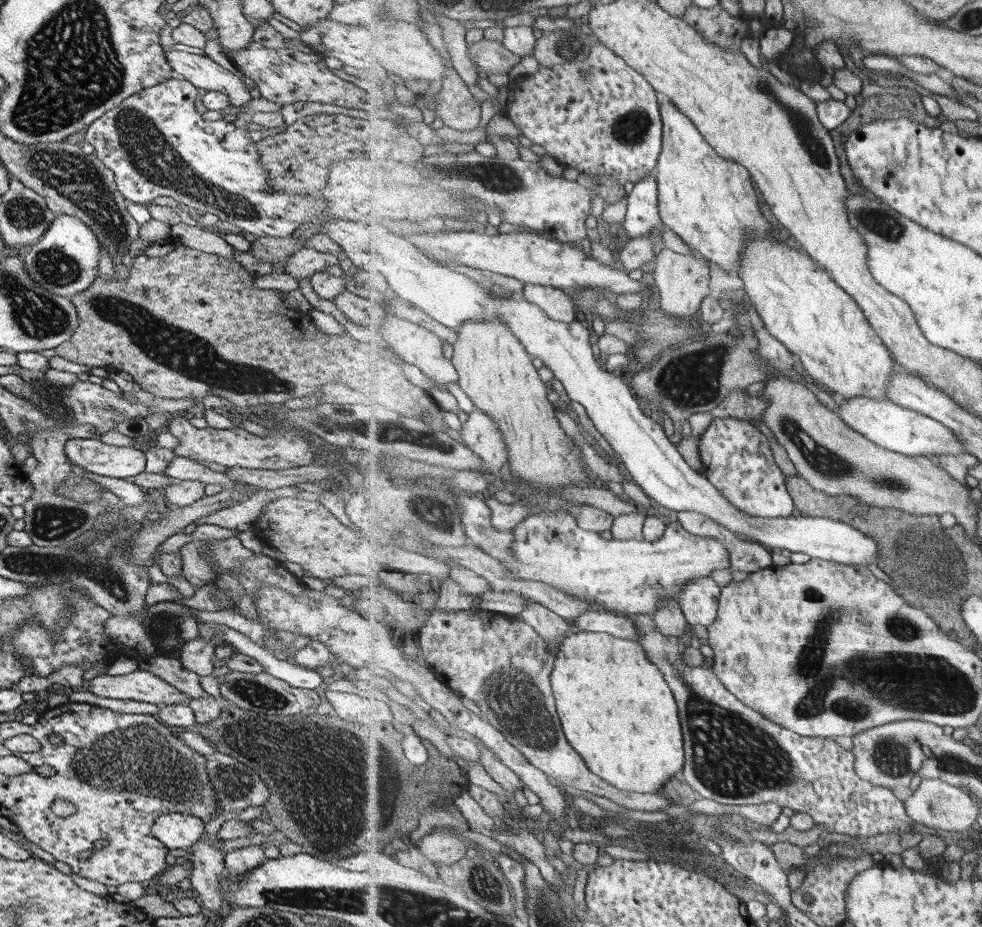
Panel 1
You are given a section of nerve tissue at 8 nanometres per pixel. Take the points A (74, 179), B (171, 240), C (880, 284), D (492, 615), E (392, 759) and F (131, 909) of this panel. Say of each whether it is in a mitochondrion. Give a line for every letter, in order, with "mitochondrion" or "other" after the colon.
A: mitochondrion
B: other
C: other
D: other
E: mitochondrion
F: other

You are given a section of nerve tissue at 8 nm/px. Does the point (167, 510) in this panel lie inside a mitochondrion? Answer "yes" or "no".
no

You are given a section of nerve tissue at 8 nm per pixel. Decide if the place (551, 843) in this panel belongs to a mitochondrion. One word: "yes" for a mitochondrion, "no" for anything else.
no

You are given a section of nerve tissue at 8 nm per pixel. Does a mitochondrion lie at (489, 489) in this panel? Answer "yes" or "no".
no

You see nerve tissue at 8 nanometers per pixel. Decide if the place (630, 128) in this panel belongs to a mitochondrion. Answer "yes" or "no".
yes

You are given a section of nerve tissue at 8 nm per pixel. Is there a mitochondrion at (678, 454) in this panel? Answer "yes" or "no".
no

